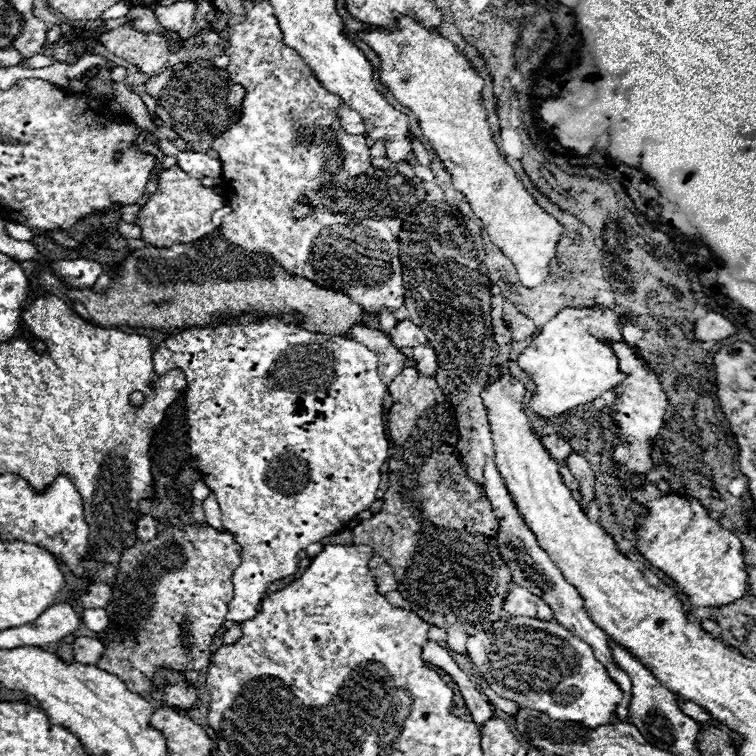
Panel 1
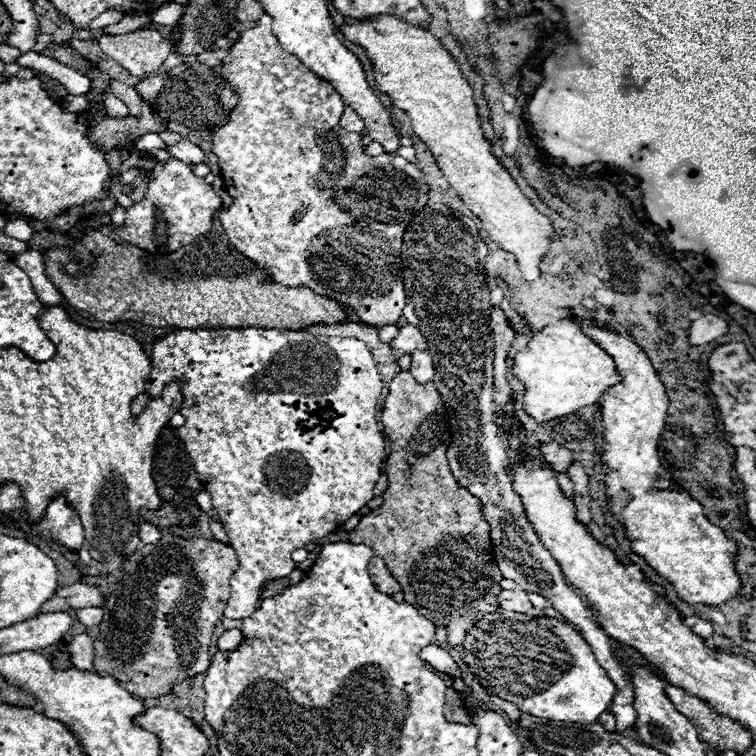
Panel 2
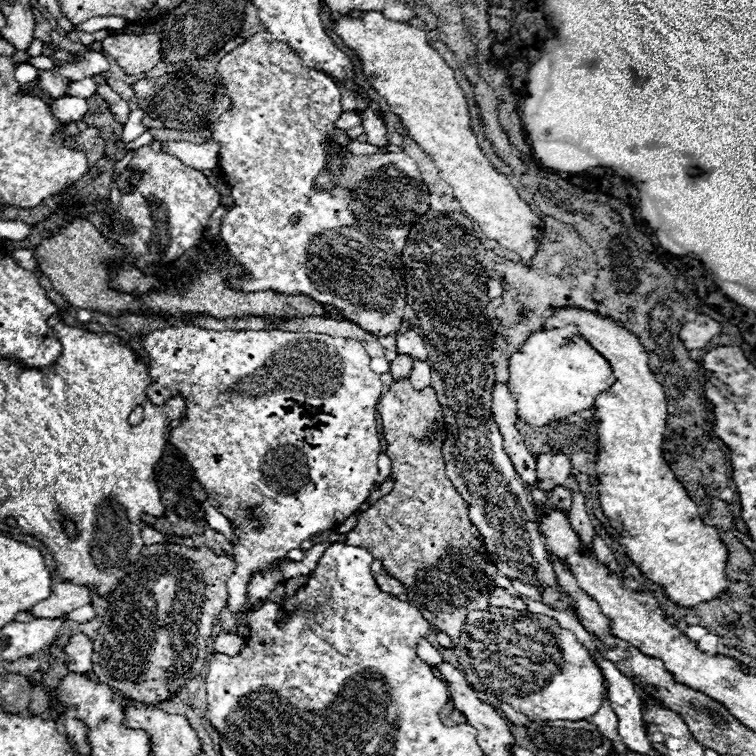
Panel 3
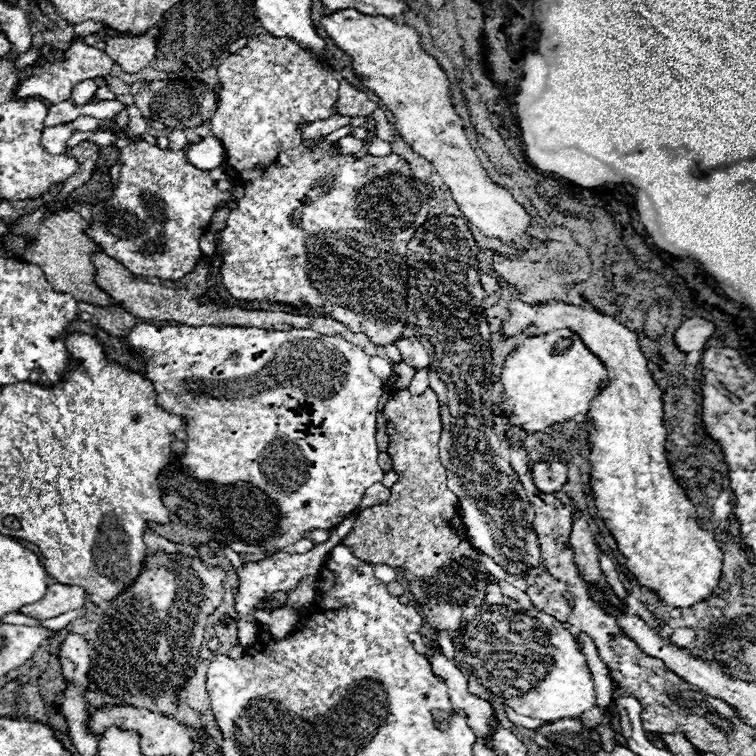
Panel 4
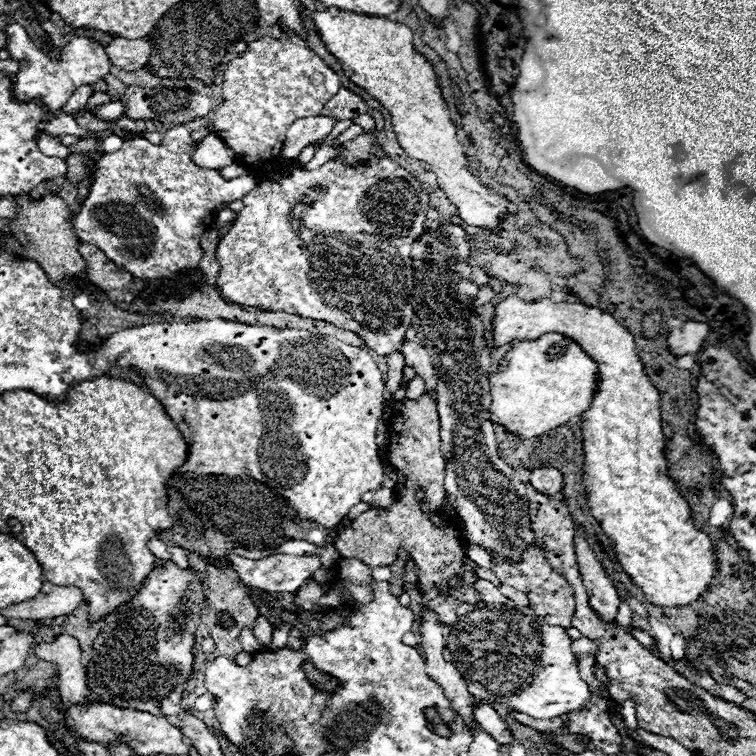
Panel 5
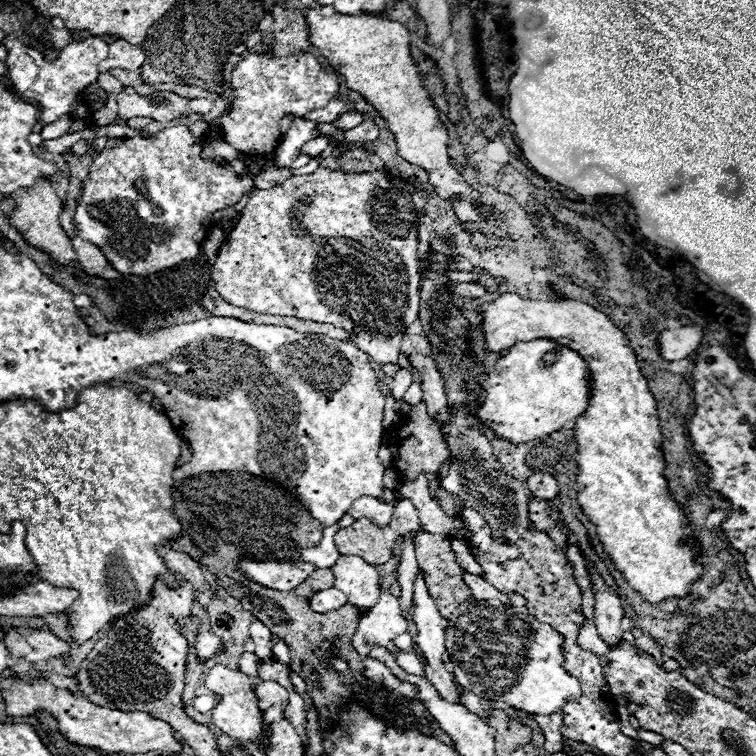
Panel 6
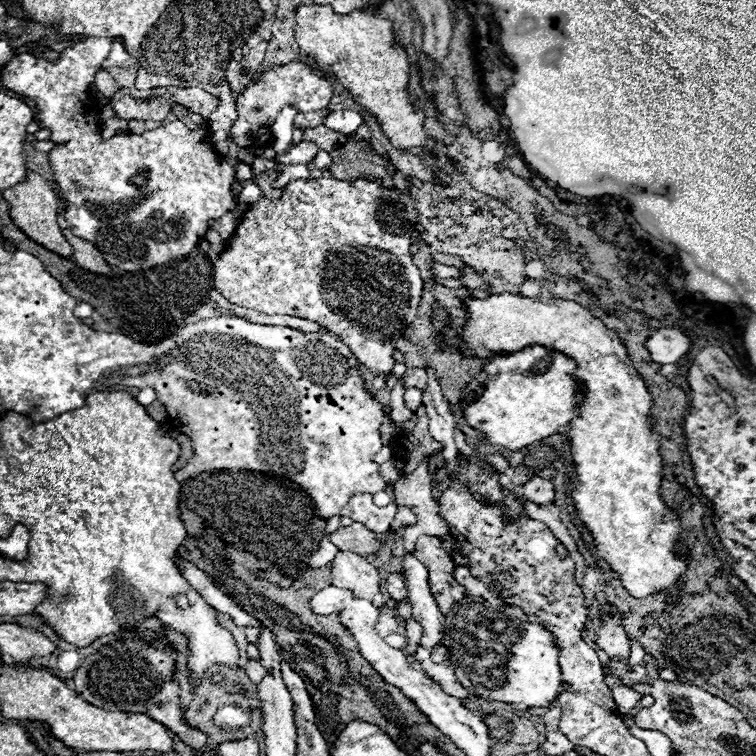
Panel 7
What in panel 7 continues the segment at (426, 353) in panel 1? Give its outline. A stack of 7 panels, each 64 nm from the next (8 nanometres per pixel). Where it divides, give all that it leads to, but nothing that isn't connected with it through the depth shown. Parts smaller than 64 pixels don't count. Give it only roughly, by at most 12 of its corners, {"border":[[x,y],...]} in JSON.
{"border":[[418,388],[404,392],[404,404],[414,410],[422,404],[422,392]]}

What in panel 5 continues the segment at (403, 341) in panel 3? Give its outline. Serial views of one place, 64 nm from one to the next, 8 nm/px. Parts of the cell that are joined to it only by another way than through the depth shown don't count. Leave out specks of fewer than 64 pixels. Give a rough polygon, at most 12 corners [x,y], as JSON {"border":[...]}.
{"border":[[406,342],[402,354],[406,366],[424,376],[426,394],[438,400],[434,366],[428,352]]}

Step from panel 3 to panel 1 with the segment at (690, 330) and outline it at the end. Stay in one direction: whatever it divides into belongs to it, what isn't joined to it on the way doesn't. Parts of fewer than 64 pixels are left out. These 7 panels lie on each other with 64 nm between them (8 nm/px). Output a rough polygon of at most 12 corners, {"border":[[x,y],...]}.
{"border":[[708,312],[694,324],[698,342],[736,334],[734,324],[718,312]]}

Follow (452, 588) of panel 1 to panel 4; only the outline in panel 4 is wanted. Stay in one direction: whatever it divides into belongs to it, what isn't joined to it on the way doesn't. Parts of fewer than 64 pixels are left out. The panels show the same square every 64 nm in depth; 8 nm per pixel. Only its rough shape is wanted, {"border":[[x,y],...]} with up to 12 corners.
{"border":[[390,394],[386,506],[342,544],[402,568],[436,630],[482,606],[486,568],[446,488],[440,404]]}

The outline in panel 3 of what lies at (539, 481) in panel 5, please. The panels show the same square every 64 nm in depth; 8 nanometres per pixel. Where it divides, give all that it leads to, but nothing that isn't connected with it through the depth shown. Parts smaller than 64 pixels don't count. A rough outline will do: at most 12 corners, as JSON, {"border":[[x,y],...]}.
{"border":[[540,454],[538,486],[544,492],[564,484],[570,460],[564,454]]}

